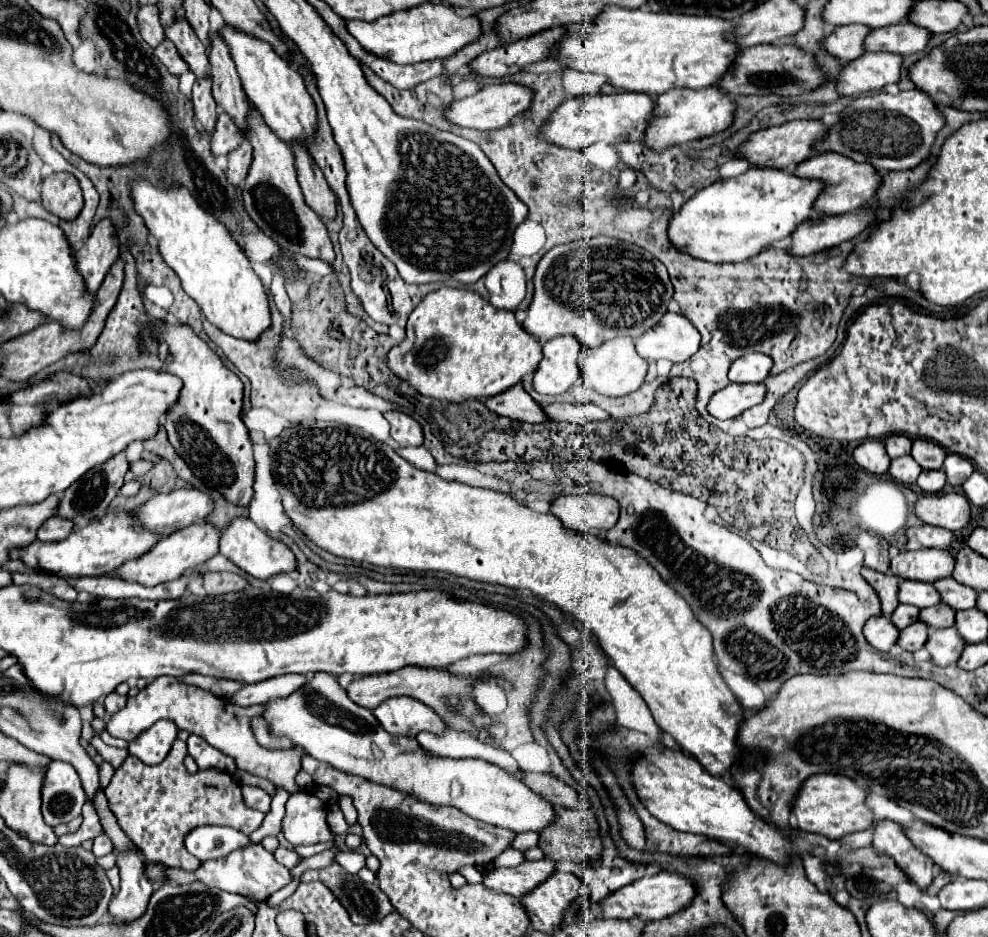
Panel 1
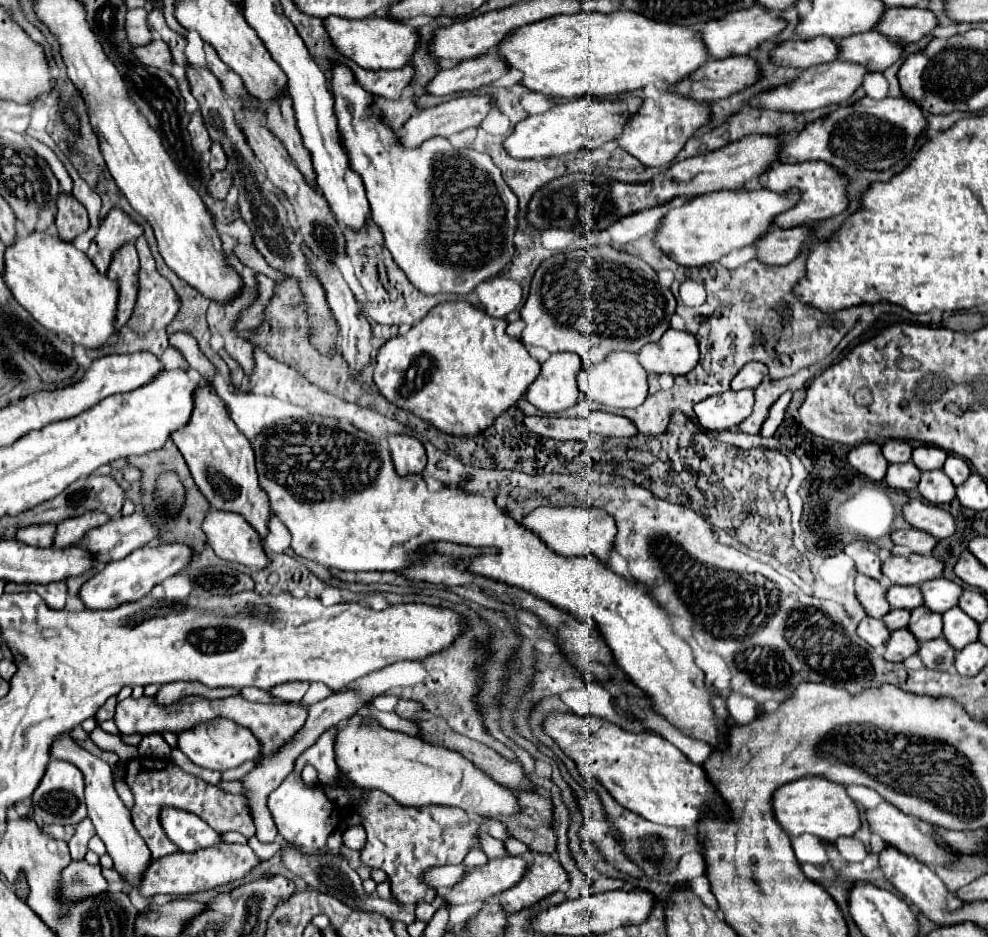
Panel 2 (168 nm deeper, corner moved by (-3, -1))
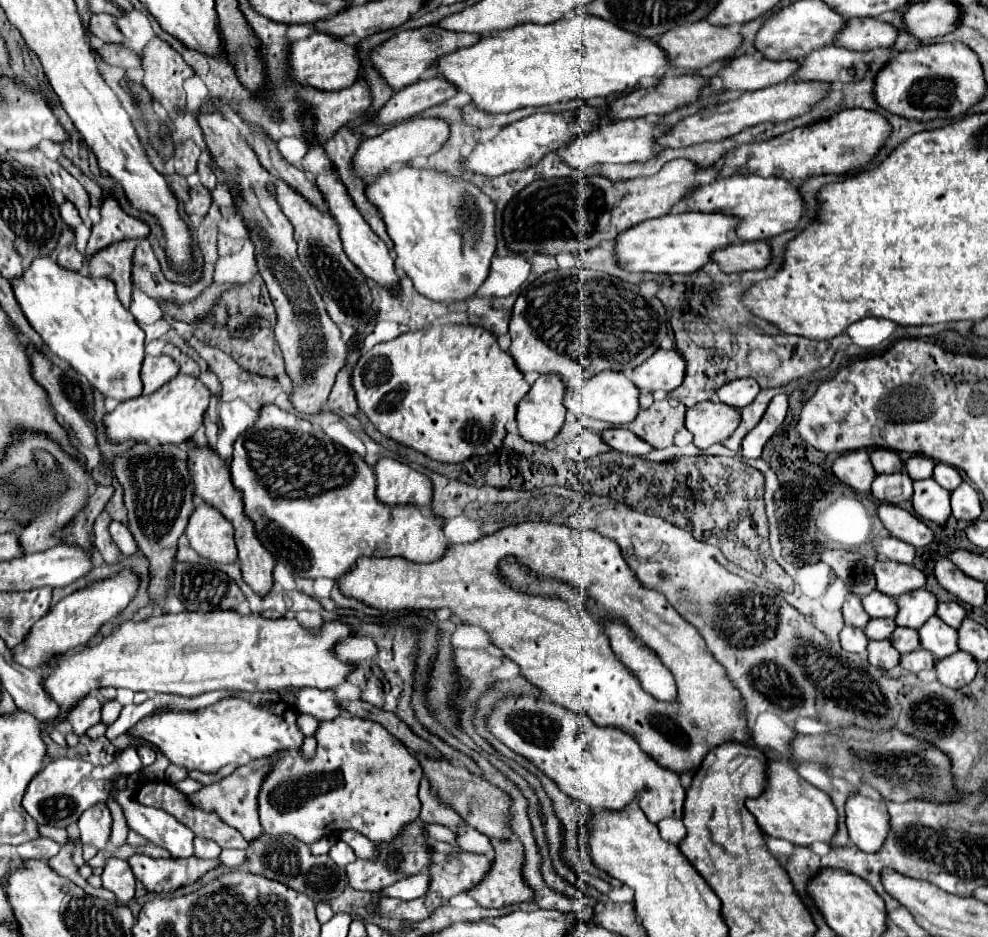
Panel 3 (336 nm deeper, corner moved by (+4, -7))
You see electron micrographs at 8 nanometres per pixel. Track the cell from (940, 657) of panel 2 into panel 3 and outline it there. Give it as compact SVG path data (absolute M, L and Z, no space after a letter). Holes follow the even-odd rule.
M918 648L910 654L904 654L900 658L900 666L906 668L908 672L920 672L920 670L934 670L936 666L936 658L932 652L924 650L924 648Z

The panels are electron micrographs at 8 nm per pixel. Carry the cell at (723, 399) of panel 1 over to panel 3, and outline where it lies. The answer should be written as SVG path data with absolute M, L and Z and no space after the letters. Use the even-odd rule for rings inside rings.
M700 402L686 412L686 428L694 434L698 448L708 448L716 442L724 442L740 424L740 410L724 402Z

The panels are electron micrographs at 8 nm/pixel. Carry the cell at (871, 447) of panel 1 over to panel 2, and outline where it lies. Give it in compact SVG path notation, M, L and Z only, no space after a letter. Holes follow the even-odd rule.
M865 442L855 446L849 454L847 454L847 462L861 472L863 476L867 476L873 482L881 482L885 478L887 472L887 460L881 454L881 446L877 442Z

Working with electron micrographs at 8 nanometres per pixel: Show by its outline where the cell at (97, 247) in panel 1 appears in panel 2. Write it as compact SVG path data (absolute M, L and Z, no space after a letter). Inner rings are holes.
M111 208L97 236L93 238L87 256L97 266L97 270L105 274L113 252L139 236L143 236L143 228L137 222L133 222L121 208Z

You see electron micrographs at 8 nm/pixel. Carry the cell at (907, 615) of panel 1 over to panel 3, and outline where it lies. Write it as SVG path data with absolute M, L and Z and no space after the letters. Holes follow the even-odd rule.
M872 618L866 624L864 632L870 640L886 640L892 636L894 628L896 628L896 622L892 618Z

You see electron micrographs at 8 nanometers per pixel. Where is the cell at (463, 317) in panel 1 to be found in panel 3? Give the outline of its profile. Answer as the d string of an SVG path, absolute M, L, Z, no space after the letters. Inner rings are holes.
M472 324L428 326L412 332L412 336L406 332L390 342L376 344L356 362L352 386L356 390L358 406L384 436L440 462L462 462L470 456L496 452L506 436L506 422L514 420L518 402L530 390L530 384L524 380L524 374L518 370L512 356L498 348L496 336L490 330Z

